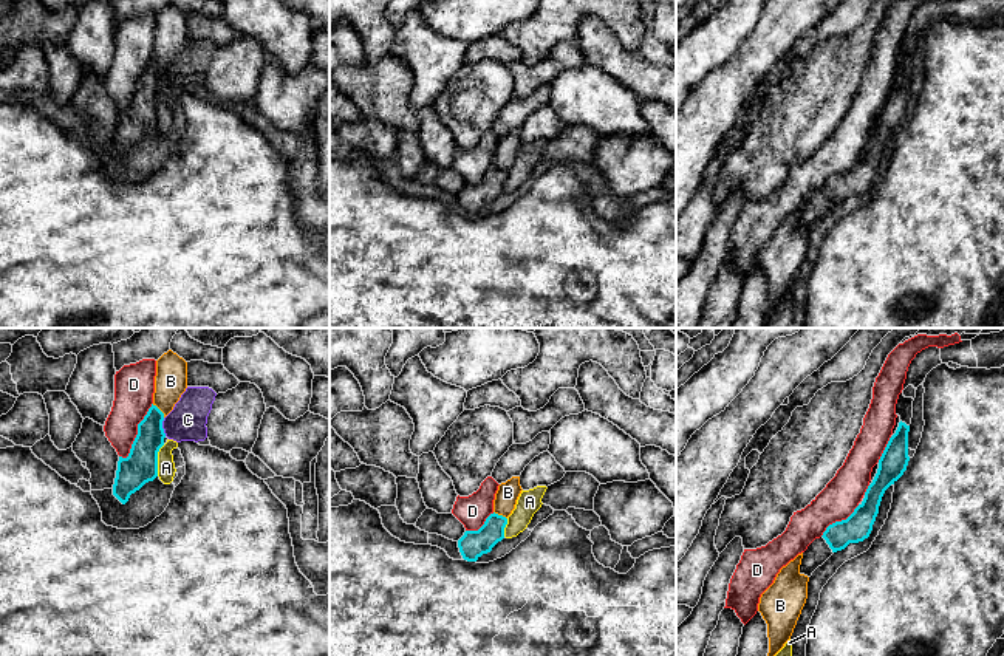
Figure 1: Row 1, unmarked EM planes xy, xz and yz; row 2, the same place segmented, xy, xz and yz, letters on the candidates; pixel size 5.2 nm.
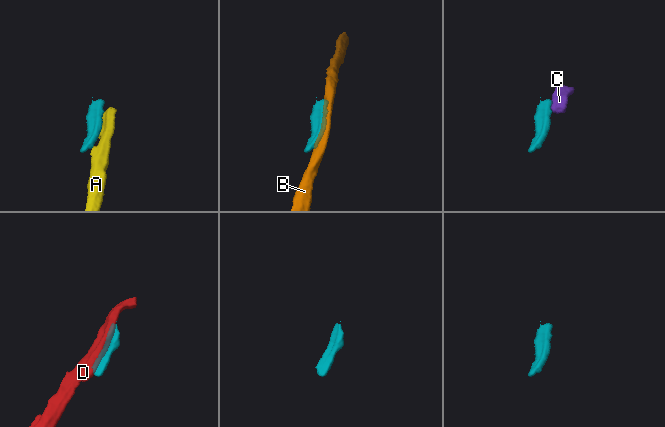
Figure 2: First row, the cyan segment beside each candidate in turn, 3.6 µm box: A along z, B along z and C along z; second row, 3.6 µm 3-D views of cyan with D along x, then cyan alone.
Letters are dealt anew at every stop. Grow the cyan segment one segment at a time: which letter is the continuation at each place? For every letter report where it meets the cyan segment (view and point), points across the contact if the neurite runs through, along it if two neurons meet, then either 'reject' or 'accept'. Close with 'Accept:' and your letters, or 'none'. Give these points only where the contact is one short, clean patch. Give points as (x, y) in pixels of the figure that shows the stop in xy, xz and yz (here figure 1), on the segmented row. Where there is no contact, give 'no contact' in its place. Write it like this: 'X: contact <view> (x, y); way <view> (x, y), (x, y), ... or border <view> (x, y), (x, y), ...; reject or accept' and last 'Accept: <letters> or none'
A: contact xy (157, 460); border xy (164, 444), (158, 452), (157, 475); reject
B: contact xy (160, 410); reject
C: contact xy (161, 427); border xy (163, 418), (163, 432), (166, 435); reject
D: contact xy (138, 433); reject
Accept: none

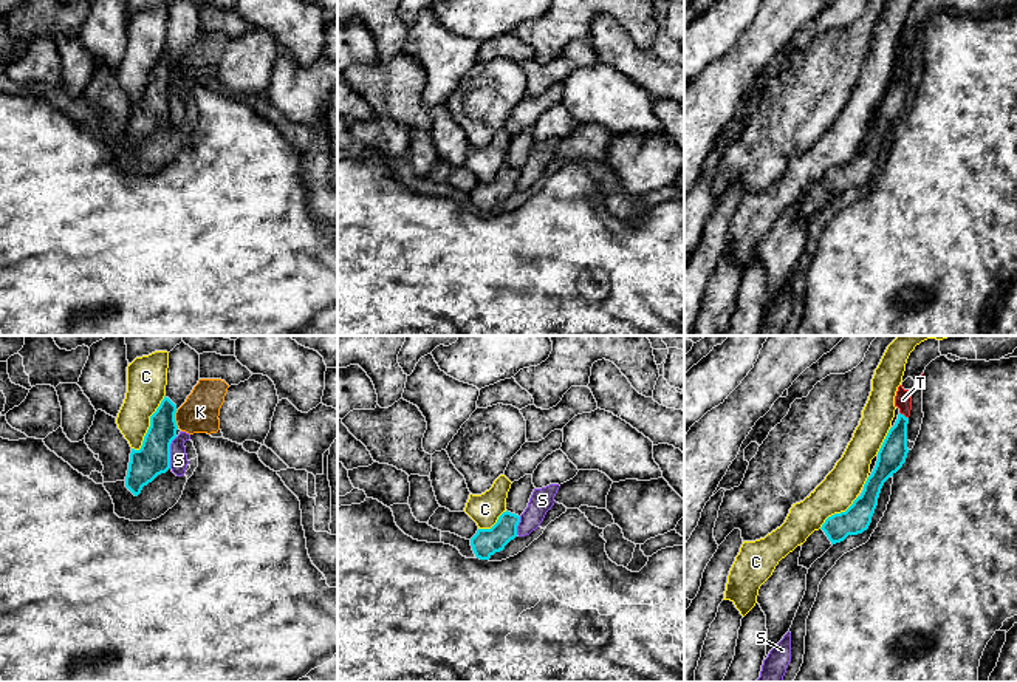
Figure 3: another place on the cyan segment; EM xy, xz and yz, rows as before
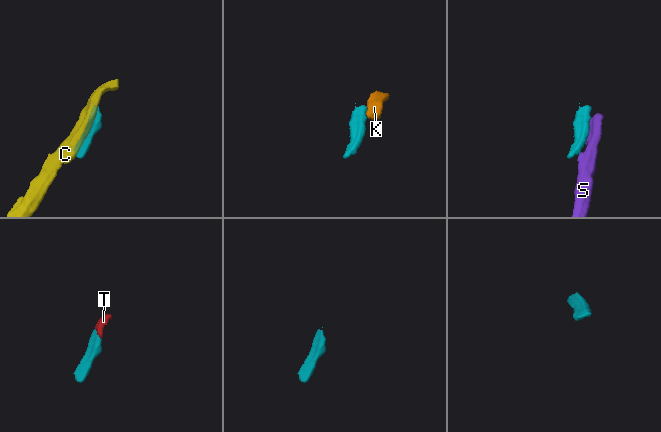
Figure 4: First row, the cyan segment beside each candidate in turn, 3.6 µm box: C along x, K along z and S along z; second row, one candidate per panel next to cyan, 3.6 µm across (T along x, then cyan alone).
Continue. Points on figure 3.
C: contact xy (150, 426); reject
K: contact xy (174, 419); border xy (175, 410), (175, 424), (178, 427); reject
S: contact xy (169, 452); border xy (177, 436), (171, 444), (169, 467); reject
T: contact yz (903, 415); way yz (892, 455), (903, 415), (903, 399); accept
Accept: T

